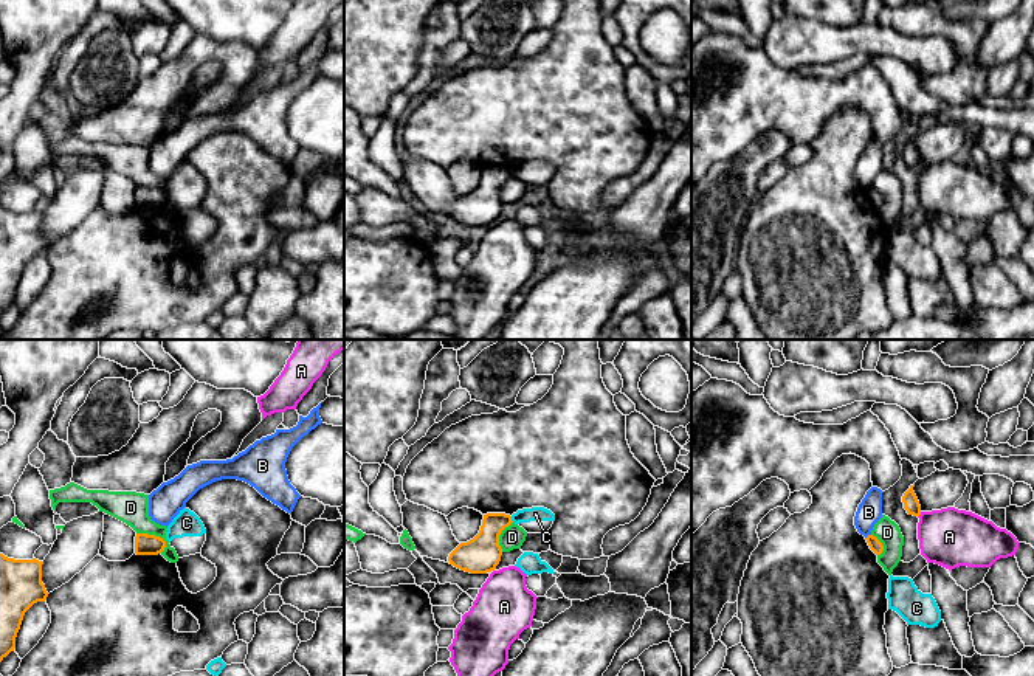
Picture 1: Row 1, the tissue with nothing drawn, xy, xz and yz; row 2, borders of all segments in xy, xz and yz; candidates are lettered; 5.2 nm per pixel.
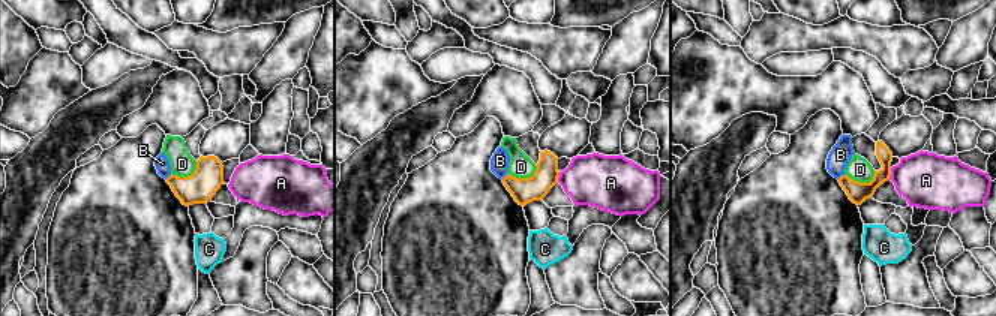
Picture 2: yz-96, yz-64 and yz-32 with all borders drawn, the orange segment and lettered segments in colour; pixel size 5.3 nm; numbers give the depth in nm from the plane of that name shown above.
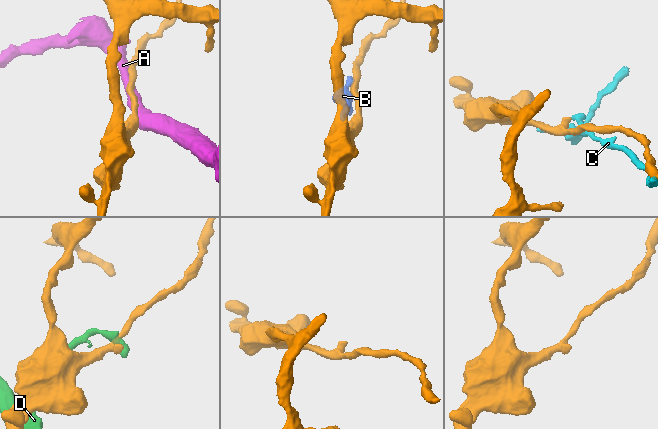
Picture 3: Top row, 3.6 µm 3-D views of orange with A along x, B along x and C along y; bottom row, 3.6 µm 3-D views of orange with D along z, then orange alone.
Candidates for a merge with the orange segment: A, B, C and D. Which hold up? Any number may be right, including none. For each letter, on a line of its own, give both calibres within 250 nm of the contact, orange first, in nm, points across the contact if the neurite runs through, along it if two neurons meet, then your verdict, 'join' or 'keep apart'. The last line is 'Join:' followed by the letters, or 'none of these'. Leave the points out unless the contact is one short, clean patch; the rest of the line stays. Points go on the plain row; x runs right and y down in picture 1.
A: 80/300 nm | keep apart
B: 70/130 nm | along yz (870, 186), (865, 191) | keep apart
C: 190/80 nm | keep apart
D: 110/170 nm | keep apart
Join: none of these

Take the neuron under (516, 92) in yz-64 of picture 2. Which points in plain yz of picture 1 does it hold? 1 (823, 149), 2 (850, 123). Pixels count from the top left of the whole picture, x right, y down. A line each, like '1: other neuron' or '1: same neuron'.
1: other neuron
2: other neuron

